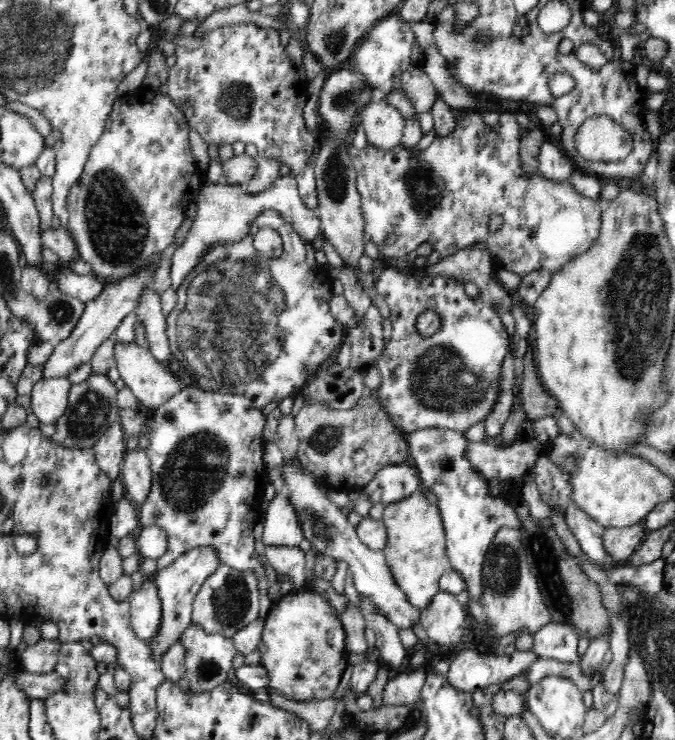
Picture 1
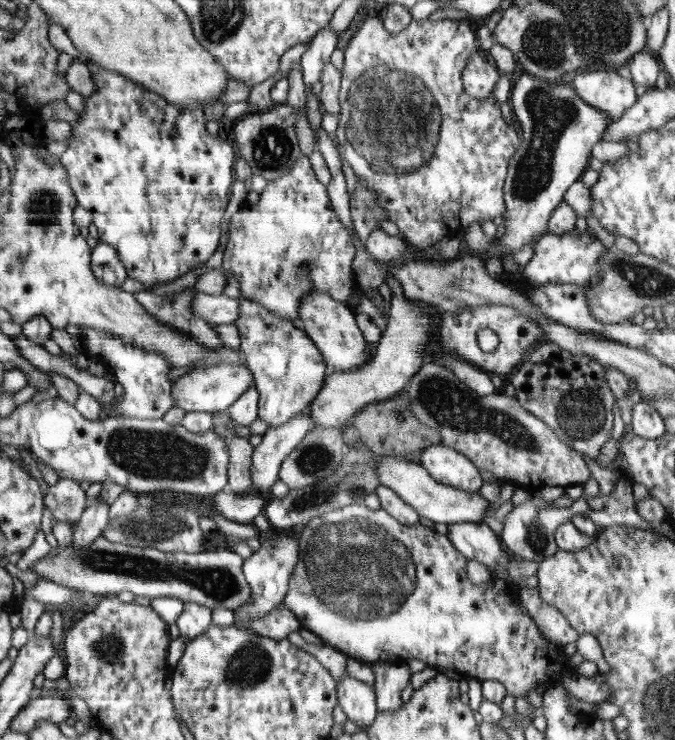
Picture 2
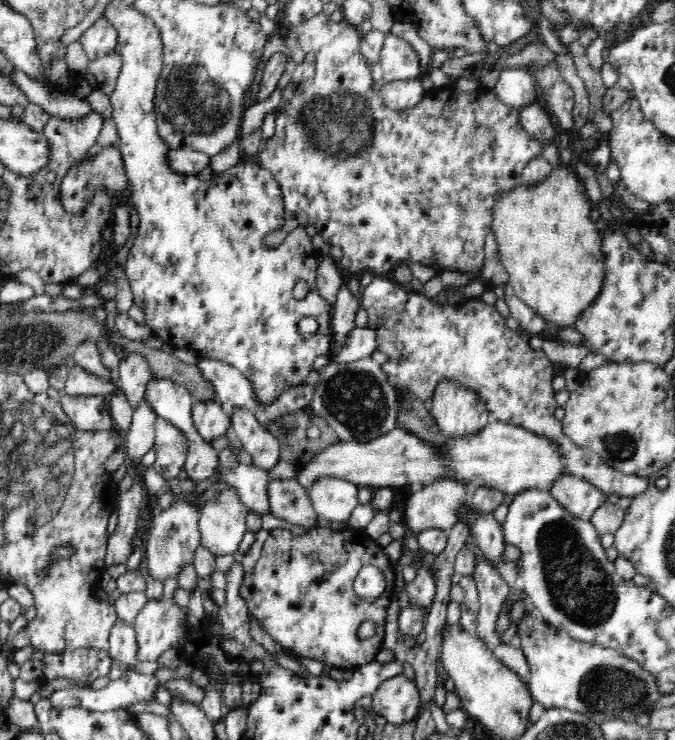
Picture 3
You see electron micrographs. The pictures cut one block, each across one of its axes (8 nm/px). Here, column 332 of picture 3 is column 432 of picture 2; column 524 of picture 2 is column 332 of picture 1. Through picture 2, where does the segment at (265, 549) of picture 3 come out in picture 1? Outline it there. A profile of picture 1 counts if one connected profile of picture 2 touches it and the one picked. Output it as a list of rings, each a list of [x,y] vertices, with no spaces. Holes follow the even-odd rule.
[[[300,587],[274,602],[265,618],[264,630],[258,649],[261,665],[267,670],[269,686],[279,691],[286,699],[294,701],[318,701],[333,698],[340,678],[349,664],[349,652],[345,643],[342,621],[334,607],[324,599],[316,588]]]

